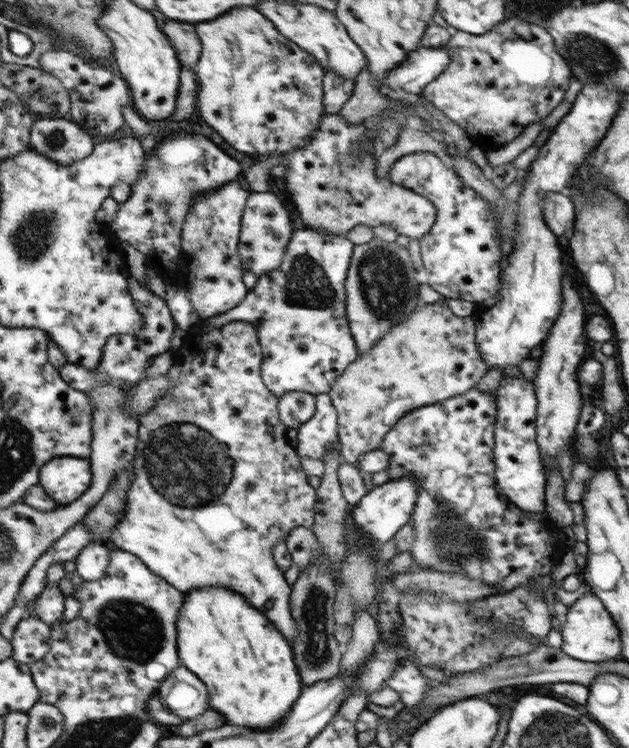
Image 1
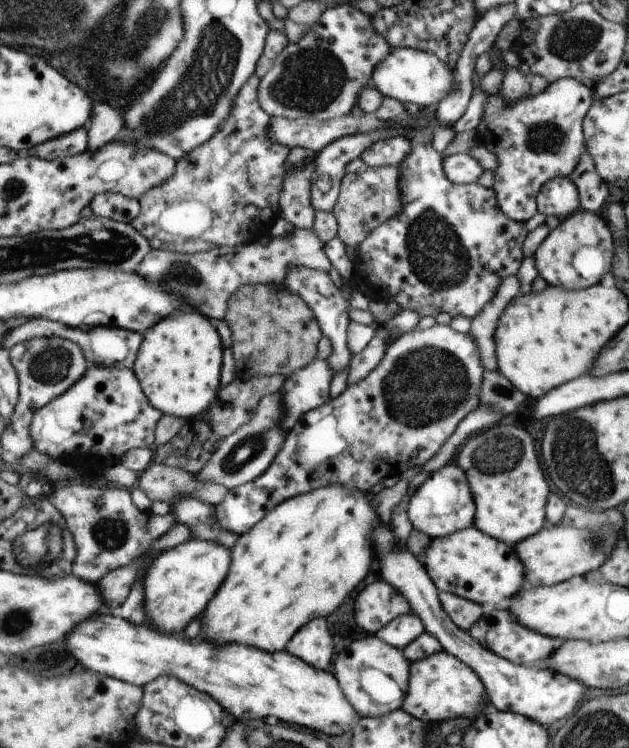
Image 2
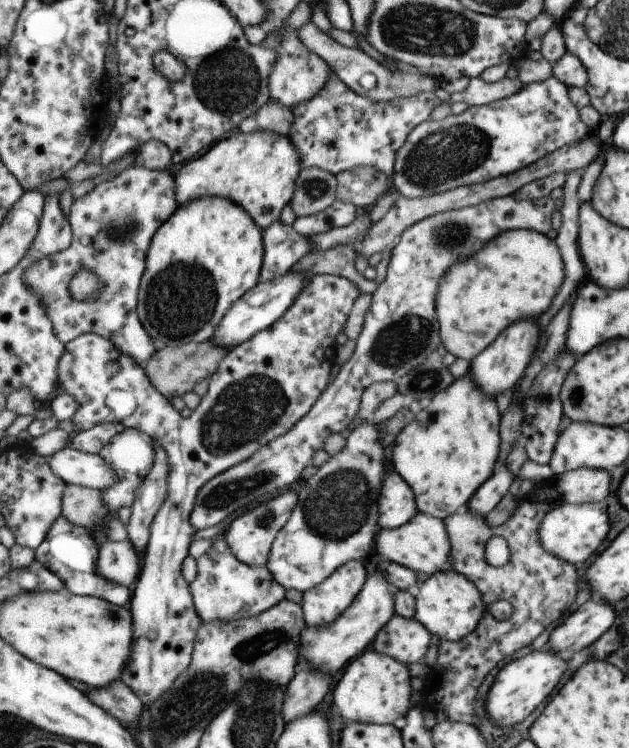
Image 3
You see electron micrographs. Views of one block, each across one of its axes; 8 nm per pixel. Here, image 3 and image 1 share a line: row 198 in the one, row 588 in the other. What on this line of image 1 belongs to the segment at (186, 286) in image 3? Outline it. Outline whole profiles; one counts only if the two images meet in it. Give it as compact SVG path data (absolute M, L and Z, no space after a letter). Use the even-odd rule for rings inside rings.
M225 587L198 588L185 593L180 610L178 646L182 664L208 689L208 708L224 716L230 725L252 729L270 729L281 722L301 695L303 686L296 663L291 662L291 651L284 636L273 622L251 606L243 595Z

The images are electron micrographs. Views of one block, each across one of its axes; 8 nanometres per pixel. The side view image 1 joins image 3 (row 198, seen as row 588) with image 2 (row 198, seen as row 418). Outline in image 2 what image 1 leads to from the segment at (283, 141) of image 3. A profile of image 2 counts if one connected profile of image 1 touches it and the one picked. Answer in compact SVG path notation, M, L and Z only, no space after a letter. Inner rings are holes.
M253 74L236 94L231 113L220 122L220 129L204 144L191 149L185 158L178 160L176 173L164 185L154 186L148 193L140 196L142 211L132 225L150 240L153 249L193 254L220 249L222 246L263 244L271 238L273 224L284 216L279 208L279 200L285 175L284 160L289 149L268 138L268 122L271 117L261 110L256 101L258 89L259 78Z

